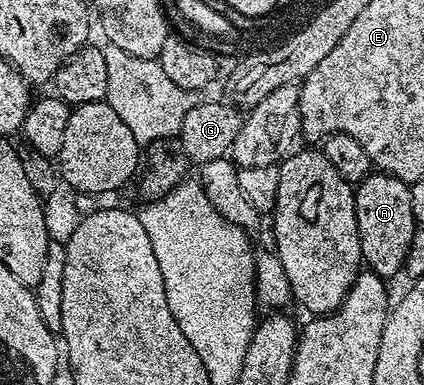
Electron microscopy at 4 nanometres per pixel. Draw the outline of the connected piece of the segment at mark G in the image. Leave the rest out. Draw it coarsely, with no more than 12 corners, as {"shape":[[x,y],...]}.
{"shape":[[196,102],[177,135],[179,152],[150,145],[144,201],[230,153],[245,116],[230,102]]}

